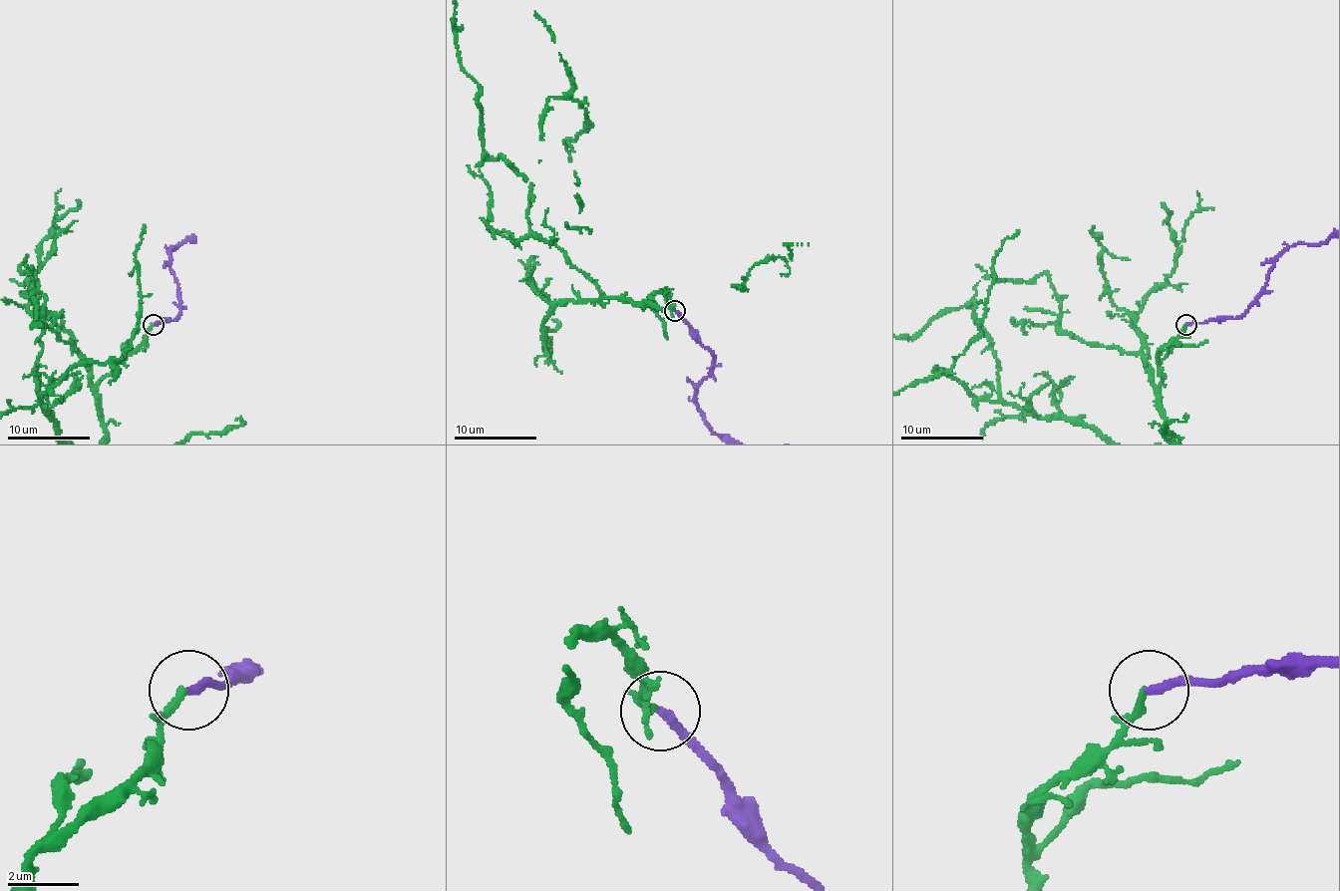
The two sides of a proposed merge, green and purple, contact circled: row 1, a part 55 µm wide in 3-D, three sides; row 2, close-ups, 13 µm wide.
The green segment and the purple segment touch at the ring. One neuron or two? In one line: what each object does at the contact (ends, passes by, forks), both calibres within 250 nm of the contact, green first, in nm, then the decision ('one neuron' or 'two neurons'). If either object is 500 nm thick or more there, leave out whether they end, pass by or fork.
green ends | purple ends | 220/240 nm | two neurons

